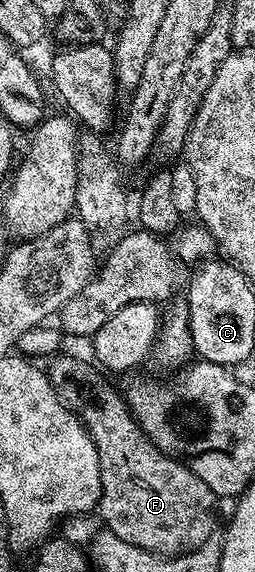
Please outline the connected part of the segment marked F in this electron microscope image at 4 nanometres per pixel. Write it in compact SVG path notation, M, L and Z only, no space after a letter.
M55 355L49 361L51 364L50 368L48 367L48 375L59 396L82 421L92 442L96 442L102 487L102 496L98 500L96 512L97 515L102 515L102 520L106 523L103 524L105 531L116 534L116 538L124 538L124 542L132 542L132 546L140 546L160 556L182 556L208 542L208 538L216 532L214 528L216 497L212 489L187 464L164 454L146 437L146 432L126 407L125 395L119 389L117 392L93 363L85 364L74 356L62 355Z

